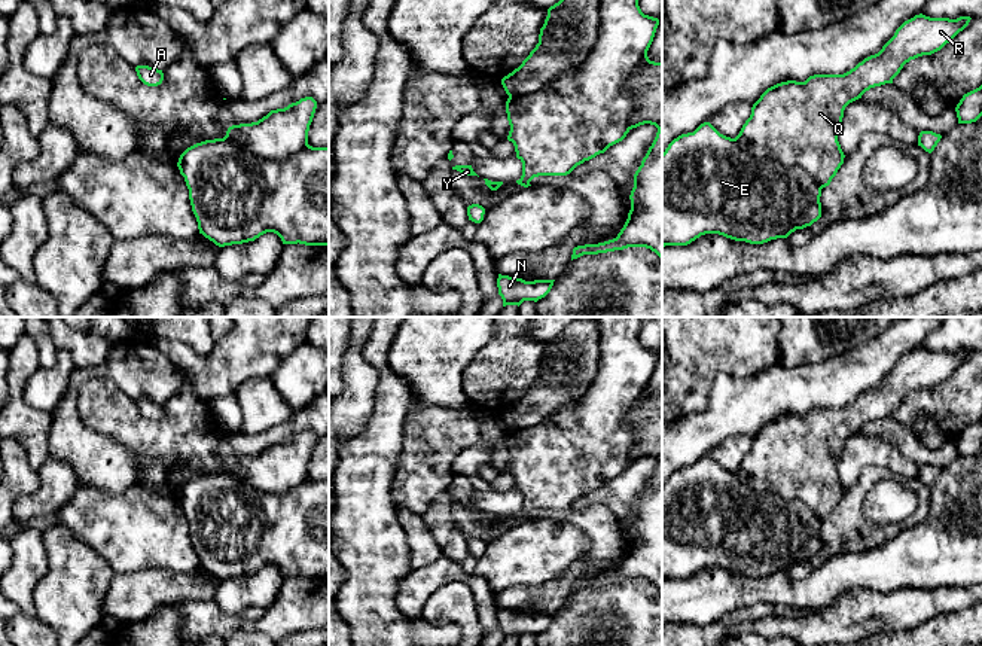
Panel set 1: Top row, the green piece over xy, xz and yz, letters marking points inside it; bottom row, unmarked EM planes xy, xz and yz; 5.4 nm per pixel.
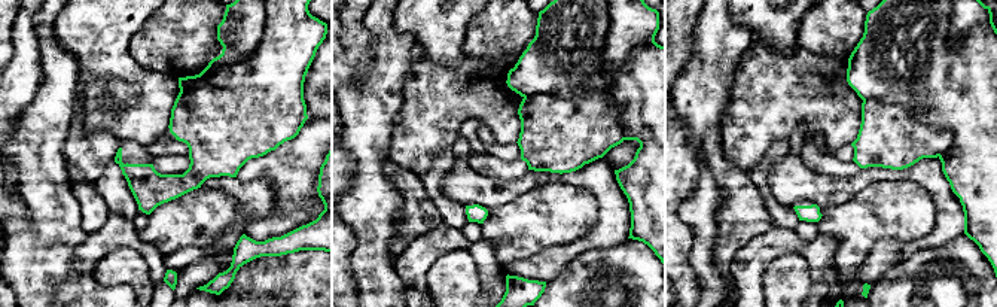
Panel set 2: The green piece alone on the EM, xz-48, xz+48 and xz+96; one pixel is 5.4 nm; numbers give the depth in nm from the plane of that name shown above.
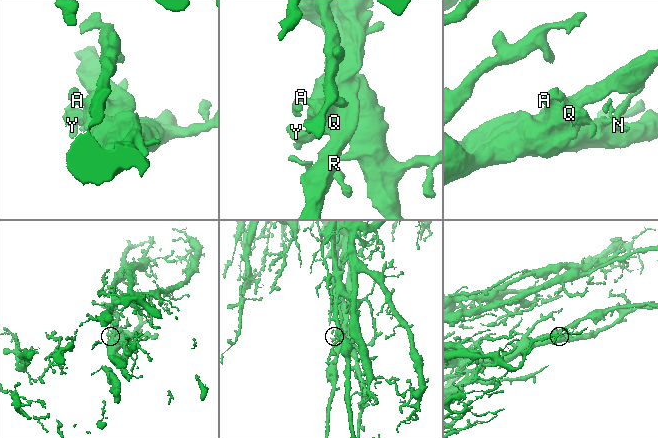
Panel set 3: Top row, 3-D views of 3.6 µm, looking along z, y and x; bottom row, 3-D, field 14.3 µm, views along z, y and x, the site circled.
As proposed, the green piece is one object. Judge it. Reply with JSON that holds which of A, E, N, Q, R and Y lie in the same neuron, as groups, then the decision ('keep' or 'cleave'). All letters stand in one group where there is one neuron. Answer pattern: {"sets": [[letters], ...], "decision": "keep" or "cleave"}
{"sets": [["A", "Q", "R", "Y"], ["E", "N"]], "decision": "cleave"}

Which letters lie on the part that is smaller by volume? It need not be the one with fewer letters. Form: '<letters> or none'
A, Q, R, Y

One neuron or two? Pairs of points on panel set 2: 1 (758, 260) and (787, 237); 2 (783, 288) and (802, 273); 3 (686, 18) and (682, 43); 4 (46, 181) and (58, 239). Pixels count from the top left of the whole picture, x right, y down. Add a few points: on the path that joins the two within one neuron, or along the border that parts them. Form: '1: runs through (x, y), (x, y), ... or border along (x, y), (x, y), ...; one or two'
1: runs through (765, 252), (780, 240); one
2: runs through (787, 288), (798, 277); one
3: runs through (682, 24), (682, 38); one
4: runs through (48, 195), (54, 212), (54, 224); one

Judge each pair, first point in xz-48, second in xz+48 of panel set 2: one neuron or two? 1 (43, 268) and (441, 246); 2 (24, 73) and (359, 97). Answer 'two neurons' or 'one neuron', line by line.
1: two neurons
2: two neurons

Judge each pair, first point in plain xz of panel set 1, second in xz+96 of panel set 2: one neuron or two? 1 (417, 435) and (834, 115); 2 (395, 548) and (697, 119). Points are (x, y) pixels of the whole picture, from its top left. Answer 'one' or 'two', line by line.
1: one
2: one

